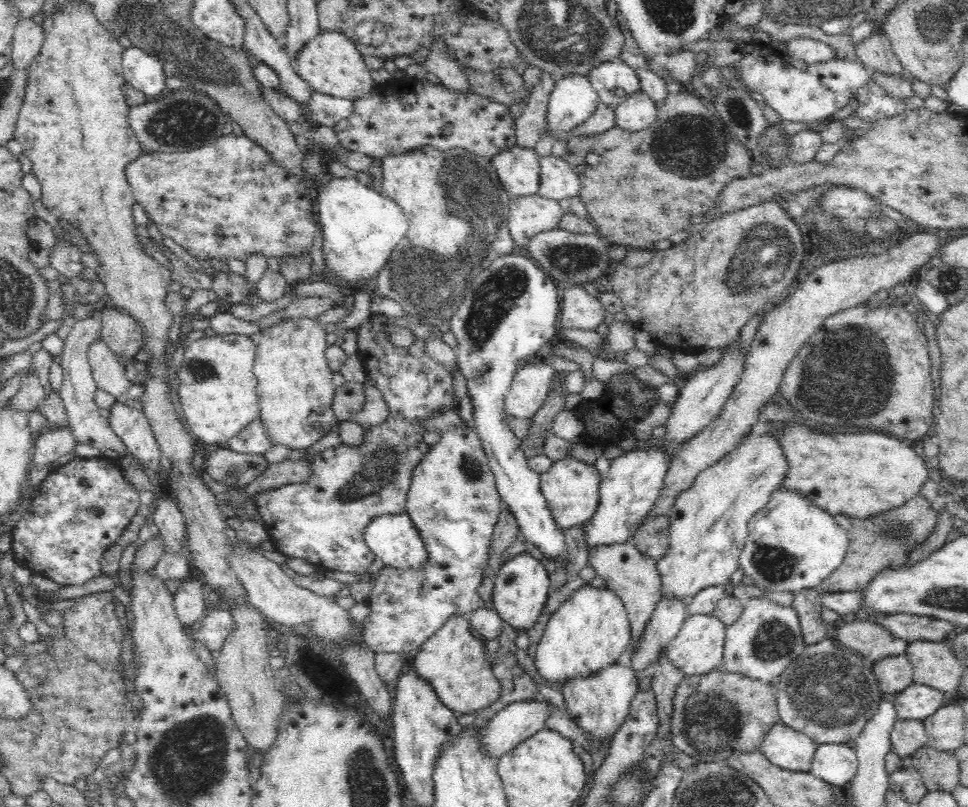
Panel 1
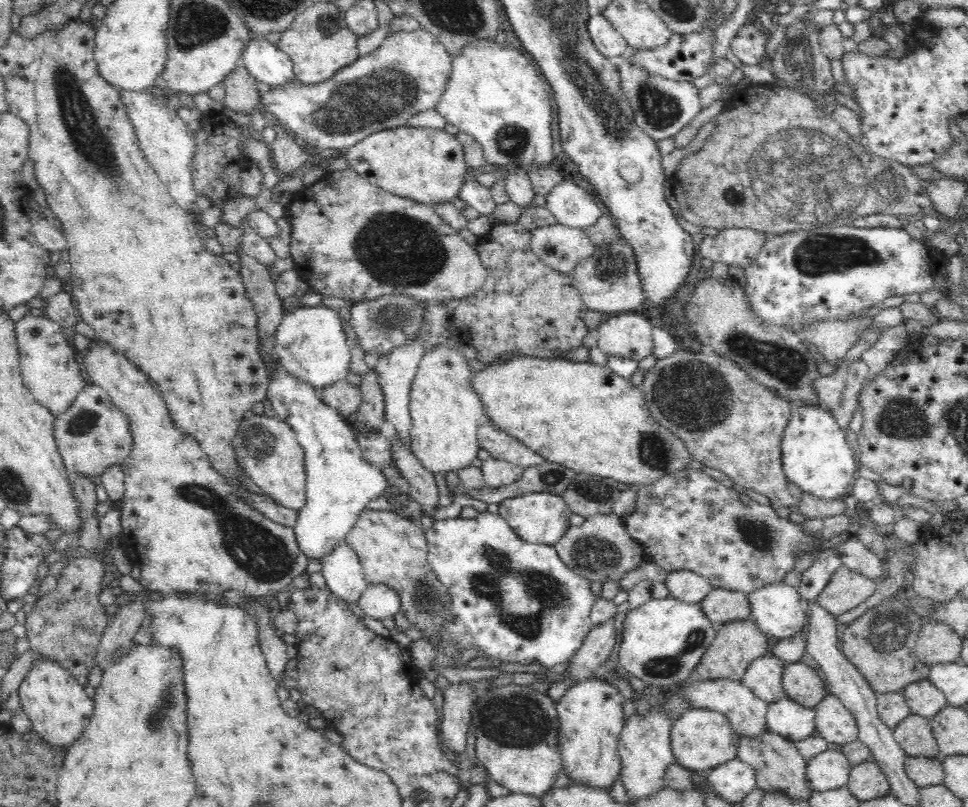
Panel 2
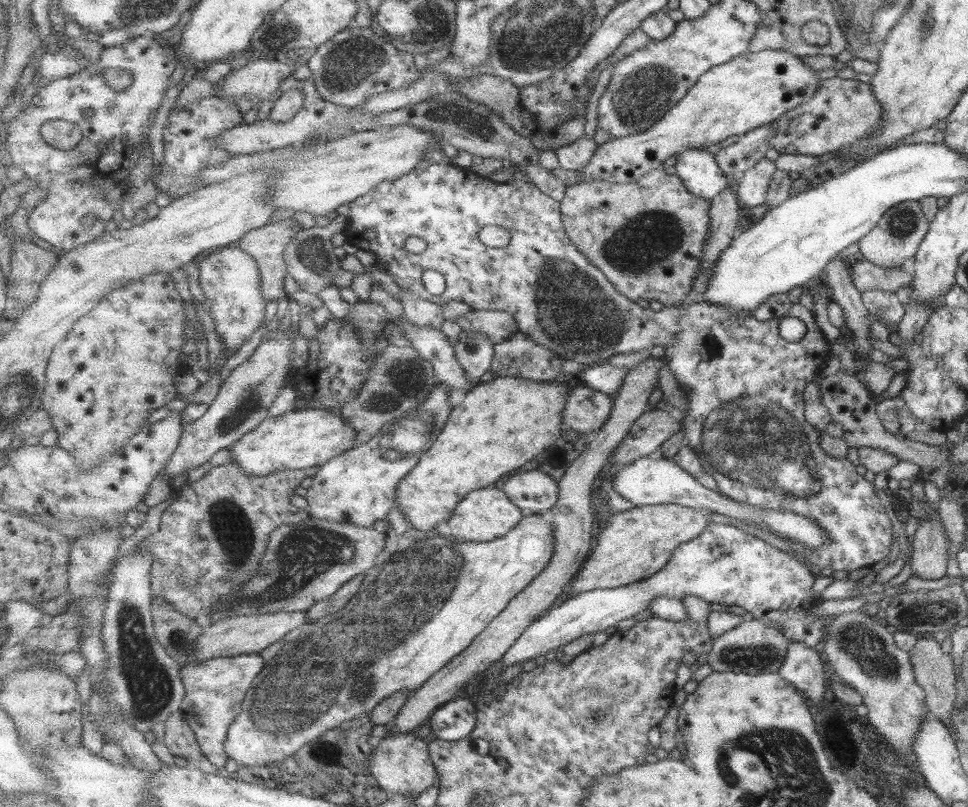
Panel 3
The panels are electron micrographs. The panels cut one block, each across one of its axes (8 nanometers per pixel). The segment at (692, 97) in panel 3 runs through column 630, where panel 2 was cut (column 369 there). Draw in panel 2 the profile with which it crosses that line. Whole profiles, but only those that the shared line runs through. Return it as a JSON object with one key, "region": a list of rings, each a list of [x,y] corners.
{"region":[[[400,127],[374,134],[343,151],[349,167],[383,191],[414,200],[430,208],[454,203],[461,195],[467,162],[463,146],[445,130]]]}

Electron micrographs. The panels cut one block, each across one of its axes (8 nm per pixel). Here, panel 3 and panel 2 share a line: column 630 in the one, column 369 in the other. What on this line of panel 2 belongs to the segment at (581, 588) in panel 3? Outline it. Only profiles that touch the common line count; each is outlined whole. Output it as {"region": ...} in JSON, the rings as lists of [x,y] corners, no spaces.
{"region":[[[364,509],[359,516],[356,524],[345,538],[348,544],[351,544],[360,555],[363,566],[363,573],[366,582],[370,585],[384,585],[396,592],[400,600],[400,612],[404,613],[404,617],[410,623],[410,628],[419,630],[424,640],[433,646],[435,652],[442,652],[448,658],[458,658],[462,654],[462,650],[470,648],[465,646],[463,642],[451,642],[451,636],[447,636],[447,630],[450,627],[456,627],[456,617],[454,613],[453,594],[432,570],[431,564],[427,561],[429,546],[426,533],[422,526],[418,527],[410,519],[398,515],[397,513],[387,510]]]}

